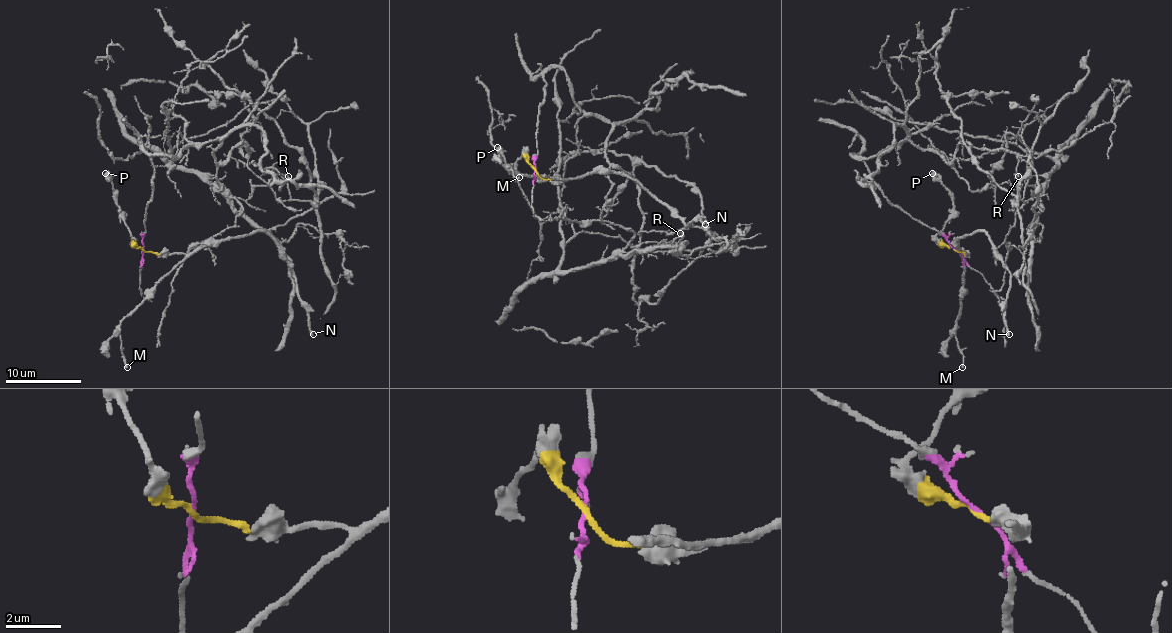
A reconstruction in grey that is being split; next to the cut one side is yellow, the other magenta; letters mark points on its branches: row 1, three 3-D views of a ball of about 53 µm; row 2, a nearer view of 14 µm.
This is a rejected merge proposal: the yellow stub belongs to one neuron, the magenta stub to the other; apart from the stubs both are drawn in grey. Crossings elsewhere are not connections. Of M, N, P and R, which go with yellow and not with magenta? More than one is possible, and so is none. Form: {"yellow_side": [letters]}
{"yellow_side": ["M", "N", "P"]}

